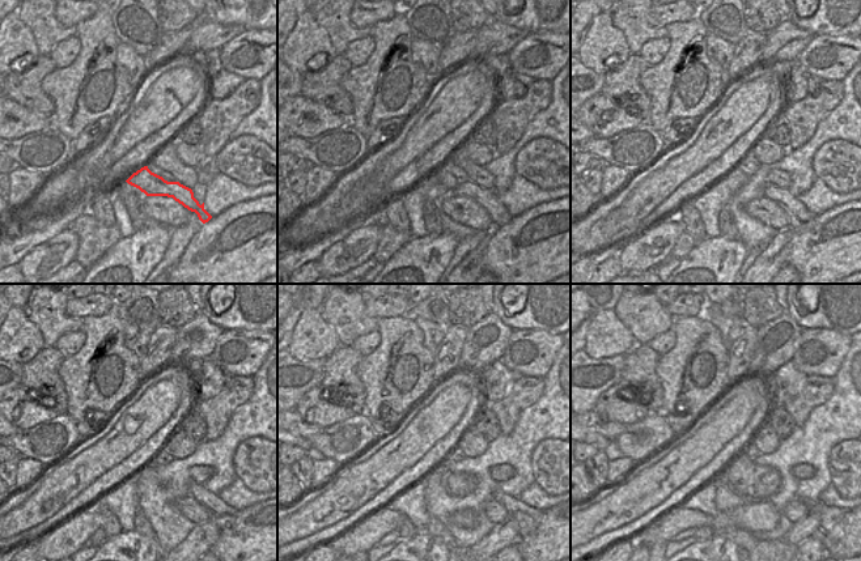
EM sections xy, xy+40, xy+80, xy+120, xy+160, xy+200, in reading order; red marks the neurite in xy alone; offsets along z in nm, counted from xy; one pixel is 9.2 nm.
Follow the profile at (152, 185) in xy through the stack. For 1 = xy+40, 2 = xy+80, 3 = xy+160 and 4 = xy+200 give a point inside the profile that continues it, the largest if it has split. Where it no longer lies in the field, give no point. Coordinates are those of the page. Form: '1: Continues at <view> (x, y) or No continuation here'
1: Continues at xy+40 (486, 198)
2: Continues at xy+80 (797, 215)
3: Continues at xy+160 (526, 517)
4: Continues at xy+200 (830, 517).

